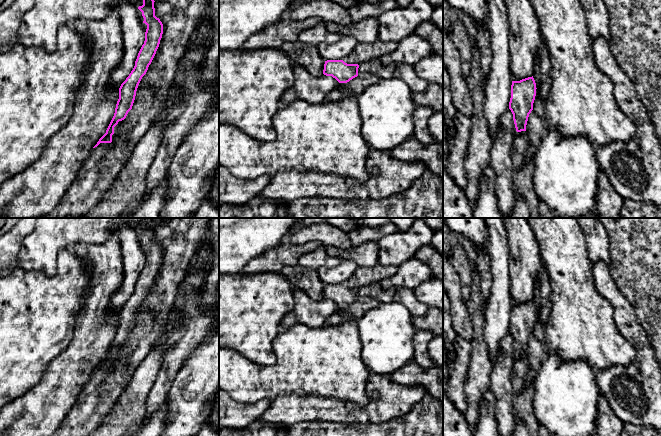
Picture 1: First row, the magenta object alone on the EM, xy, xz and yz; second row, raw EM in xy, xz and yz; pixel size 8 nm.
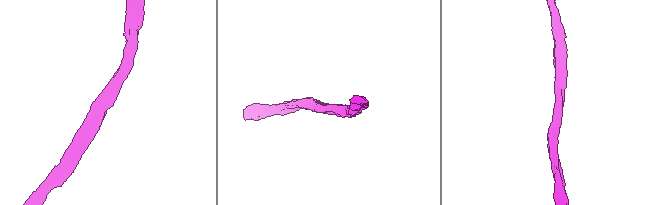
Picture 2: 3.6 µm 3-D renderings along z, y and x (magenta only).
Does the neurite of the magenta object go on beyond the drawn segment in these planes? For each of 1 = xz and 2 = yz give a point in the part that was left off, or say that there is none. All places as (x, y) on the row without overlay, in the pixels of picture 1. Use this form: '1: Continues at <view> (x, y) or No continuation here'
1: No continuation here
2: No continuation here

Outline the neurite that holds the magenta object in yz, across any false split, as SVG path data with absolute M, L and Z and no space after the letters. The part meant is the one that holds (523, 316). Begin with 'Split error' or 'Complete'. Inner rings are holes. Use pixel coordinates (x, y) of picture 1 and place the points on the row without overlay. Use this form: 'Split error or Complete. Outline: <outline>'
Complete. Outline: M533 300L520 305L512 305L509 333L513 338L517 356L526 355L528 341L533 334L536 313Z

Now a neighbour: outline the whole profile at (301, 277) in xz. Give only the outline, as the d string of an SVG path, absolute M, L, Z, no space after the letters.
M303 265L285 266L281 272L293 286L304 291L313 300L322 300L325 284L320 280L316 270Z

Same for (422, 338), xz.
M417 330L414 336L414 357L412 362L421 366L422 368L434 367L428 353L428 344L433 337L433 333L428 330Z

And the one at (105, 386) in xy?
M171 218L154 226L155 240L163 248L163 258L156 278L142 301L132 333L126 342L114 351L111 367L100 367L93 372L80 391L77 401L66 415L53 436L89 436L97 430L116 405L119 397L129 384L133 371L146 358L156 340L160 337L167 317L179 293L179 285L201 241L207 237L211 218Z

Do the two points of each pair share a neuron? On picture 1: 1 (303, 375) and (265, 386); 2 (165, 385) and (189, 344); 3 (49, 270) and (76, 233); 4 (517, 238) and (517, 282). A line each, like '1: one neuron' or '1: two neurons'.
1: one neuron
2: one neuron
3: one neuron
4: one neuron

